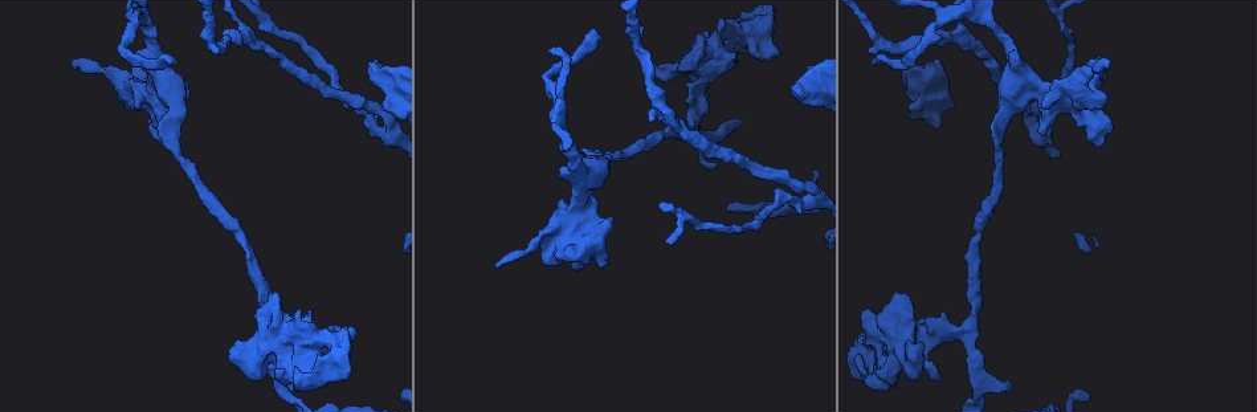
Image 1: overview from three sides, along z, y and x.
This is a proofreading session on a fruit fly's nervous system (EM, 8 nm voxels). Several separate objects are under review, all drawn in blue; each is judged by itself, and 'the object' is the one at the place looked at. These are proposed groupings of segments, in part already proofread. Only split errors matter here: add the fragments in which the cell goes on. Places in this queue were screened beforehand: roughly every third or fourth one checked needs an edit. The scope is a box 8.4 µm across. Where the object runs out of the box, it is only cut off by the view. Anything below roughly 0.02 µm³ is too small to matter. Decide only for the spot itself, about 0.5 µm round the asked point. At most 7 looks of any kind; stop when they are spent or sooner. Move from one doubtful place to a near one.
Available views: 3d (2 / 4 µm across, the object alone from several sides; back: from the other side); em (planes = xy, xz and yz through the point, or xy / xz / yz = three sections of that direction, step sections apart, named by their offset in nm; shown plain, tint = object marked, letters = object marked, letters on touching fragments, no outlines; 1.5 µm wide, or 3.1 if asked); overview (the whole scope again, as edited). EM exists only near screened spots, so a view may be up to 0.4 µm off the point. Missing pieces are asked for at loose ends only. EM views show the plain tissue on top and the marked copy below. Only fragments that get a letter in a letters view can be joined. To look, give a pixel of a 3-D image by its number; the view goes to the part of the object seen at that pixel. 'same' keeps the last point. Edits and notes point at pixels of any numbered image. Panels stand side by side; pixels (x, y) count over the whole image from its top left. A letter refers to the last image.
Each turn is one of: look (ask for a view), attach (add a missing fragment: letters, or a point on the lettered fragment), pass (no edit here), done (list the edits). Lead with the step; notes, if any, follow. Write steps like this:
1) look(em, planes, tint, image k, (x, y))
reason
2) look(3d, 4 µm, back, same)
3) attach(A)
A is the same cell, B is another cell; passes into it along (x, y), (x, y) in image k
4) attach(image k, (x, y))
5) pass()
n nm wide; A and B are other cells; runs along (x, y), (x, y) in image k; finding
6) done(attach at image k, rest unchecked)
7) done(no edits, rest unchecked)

look(3d, 2 µm, image 1, (377, 60))
thick end

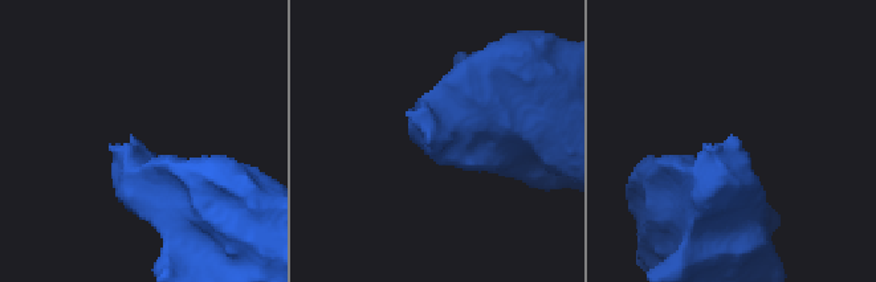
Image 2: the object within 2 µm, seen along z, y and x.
look(em, yz, step 4, letters, image 2, (428, 139))
shape alone is not enough

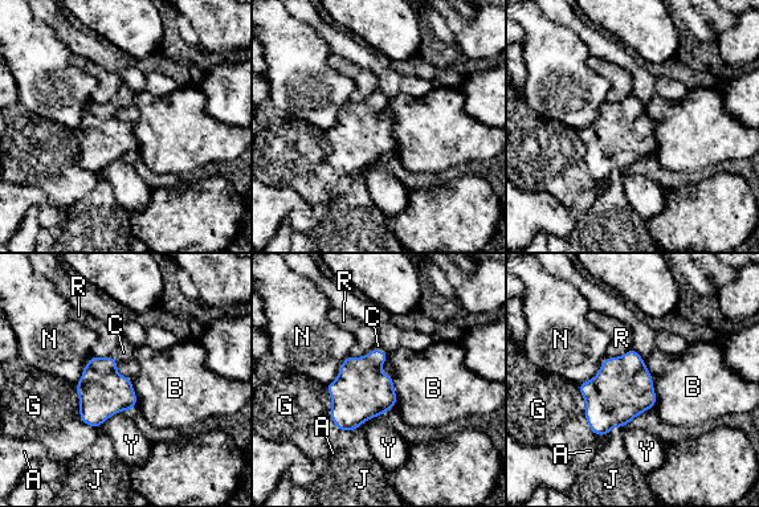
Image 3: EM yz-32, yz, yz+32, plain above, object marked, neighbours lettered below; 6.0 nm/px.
look(em, planes, letters, same)
cut it another way

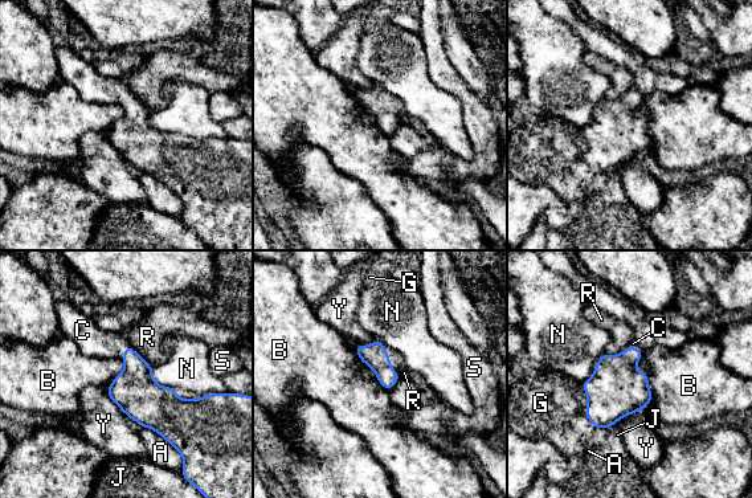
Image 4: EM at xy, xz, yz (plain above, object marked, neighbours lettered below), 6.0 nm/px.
attach(C)
C is the same cell, A, B, G, J, N, R, S and Y are other cells; passes into it along (134, 390), (125, 351), (88, 335) in image 4; it goes on there

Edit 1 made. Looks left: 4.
look(3d, 2 µm, image 1, (593, 32))
tapers out

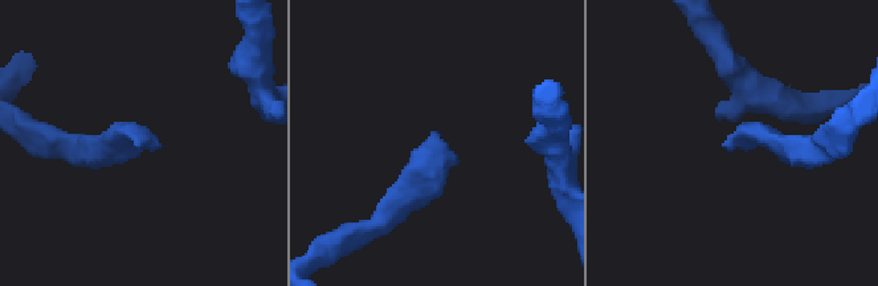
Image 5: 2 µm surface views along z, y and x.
look(em, xz, step 4, letters, image 5, (727, 149))

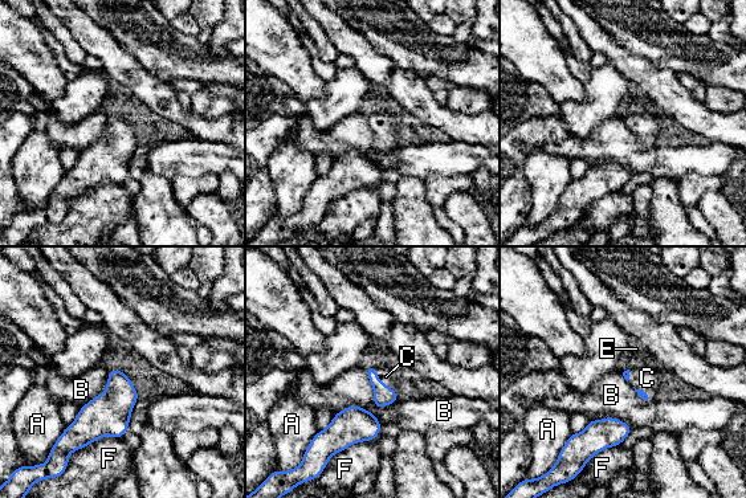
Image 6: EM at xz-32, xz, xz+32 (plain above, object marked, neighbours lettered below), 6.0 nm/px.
look(em, xy, step 4, letters, same)
another direction

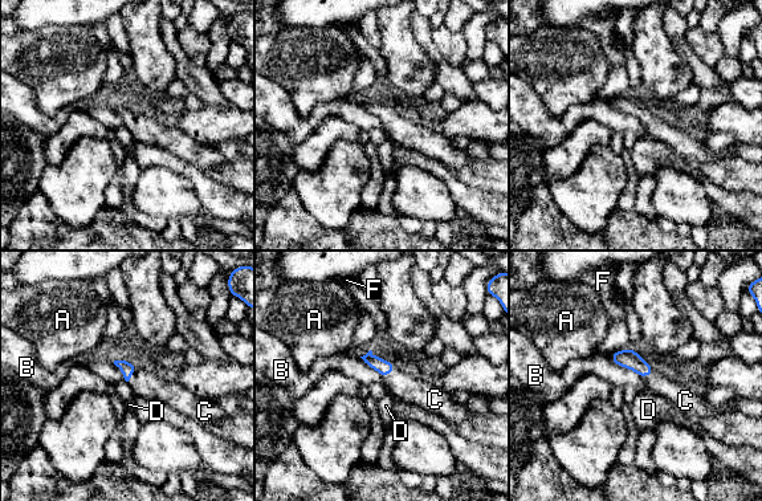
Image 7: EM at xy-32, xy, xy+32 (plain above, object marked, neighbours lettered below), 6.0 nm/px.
attach(C)
C is the same cell, A, B, D and F are other cells; passes into it along (127, 369), (131, 375), (145, 385) in image 7; the cell continues

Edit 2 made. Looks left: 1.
done(attach at image 4, attach at image 7, rest unchecked)

